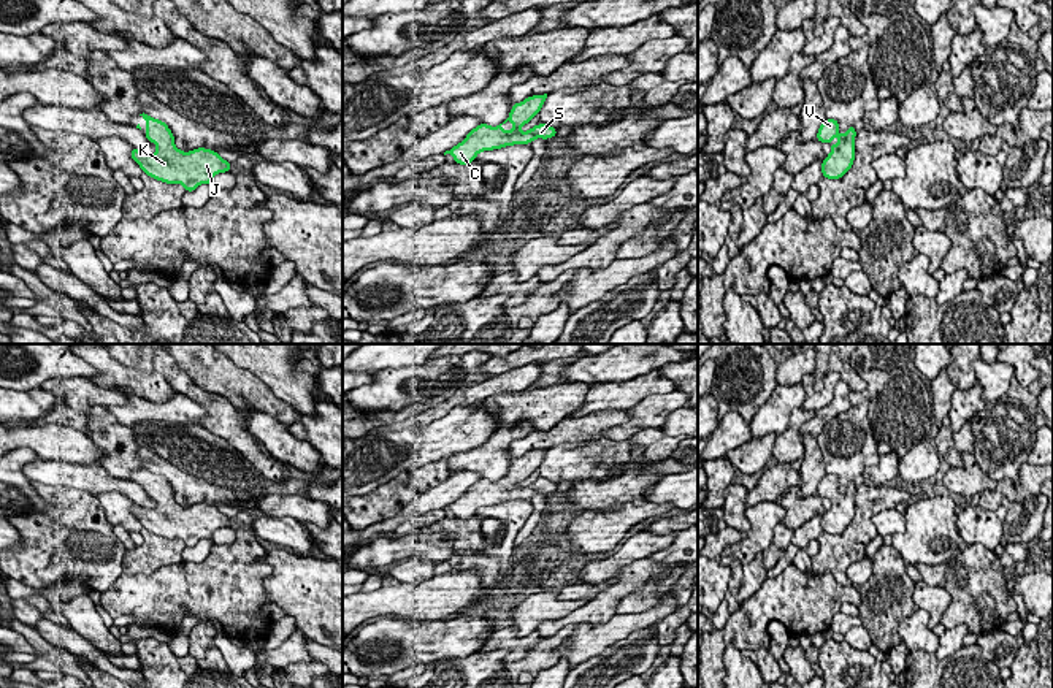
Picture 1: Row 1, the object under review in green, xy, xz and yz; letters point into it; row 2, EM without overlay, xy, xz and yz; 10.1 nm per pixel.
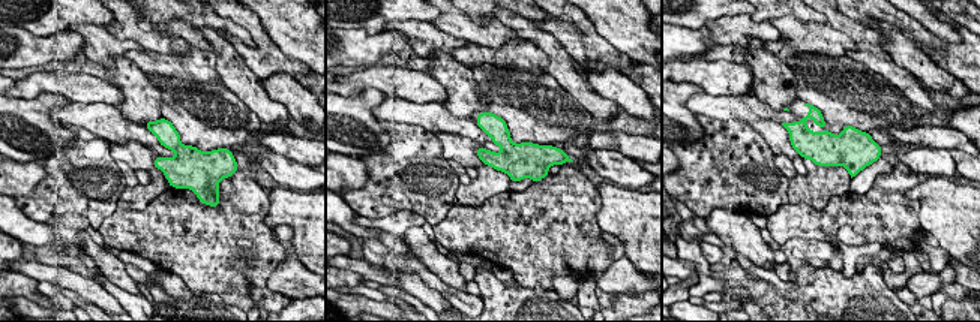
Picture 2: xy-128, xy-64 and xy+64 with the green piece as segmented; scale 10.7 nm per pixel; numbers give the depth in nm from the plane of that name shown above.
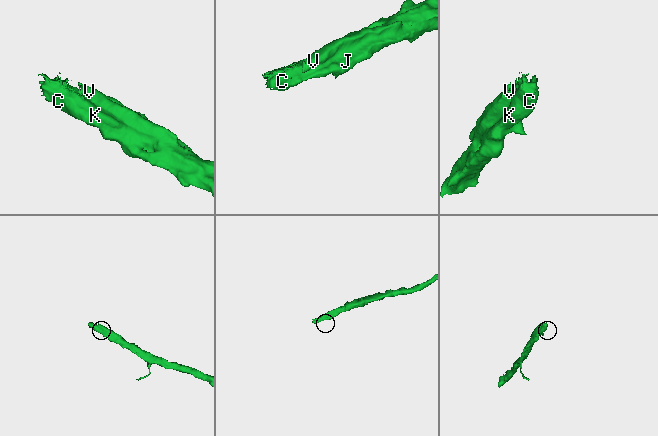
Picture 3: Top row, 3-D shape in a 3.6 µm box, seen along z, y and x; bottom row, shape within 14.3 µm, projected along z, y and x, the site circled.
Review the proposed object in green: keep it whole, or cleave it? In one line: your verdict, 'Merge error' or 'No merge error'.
No merge error

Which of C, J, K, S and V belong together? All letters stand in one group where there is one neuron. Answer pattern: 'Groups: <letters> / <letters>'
Groups: C J K S V

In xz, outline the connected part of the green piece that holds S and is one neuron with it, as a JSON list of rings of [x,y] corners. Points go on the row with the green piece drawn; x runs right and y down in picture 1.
[[[547,94],[531,95],[520,103],[514,103],[509,111],[509,117],[496,125],[481,124],[469,130],[466,138],[446,151],[460,165],[469,165],[479,152],[501,149],[514,144],[530,144],[536,138],[549,140],[557,136],[557,128],[547,124],[538,124],[528,132],[520,132],[519,128],[528,124],[542,108]]]

